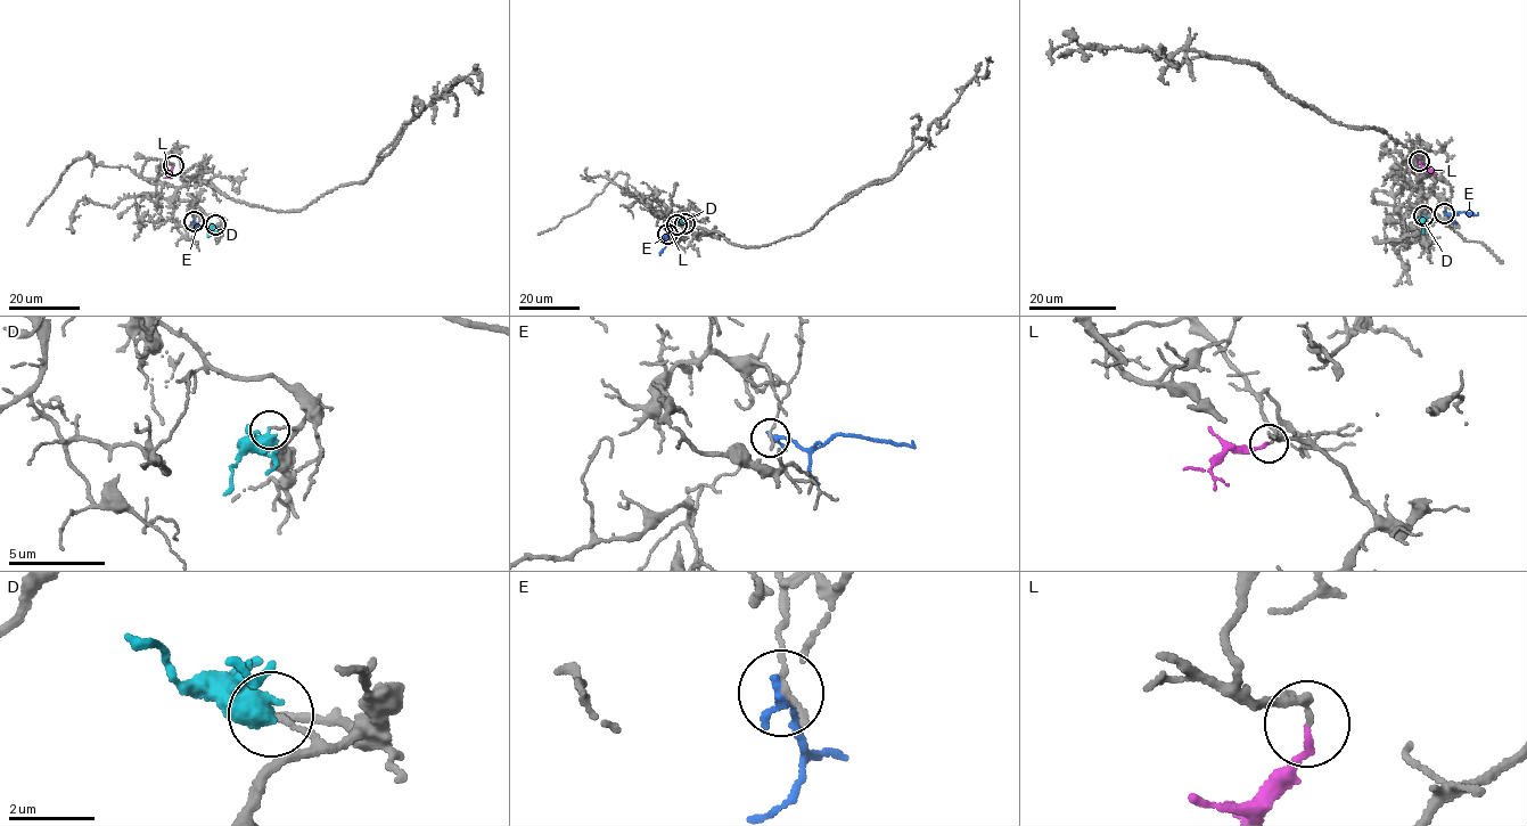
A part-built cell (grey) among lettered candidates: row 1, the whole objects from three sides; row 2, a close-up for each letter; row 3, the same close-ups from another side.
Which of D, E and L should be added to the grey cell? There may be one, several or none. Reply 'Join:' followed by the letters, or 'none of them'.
Join: L

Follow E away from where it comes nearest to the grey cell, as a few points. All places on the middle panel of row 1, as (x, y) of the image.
E: (666, 234), (665, 246), (658, 254)

